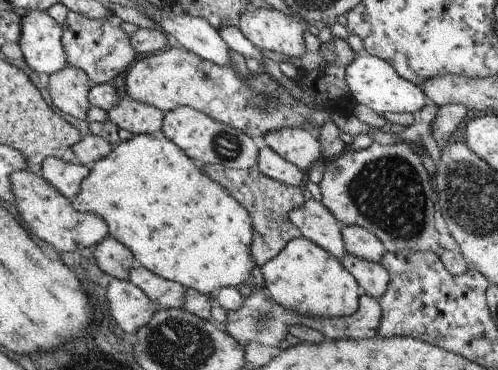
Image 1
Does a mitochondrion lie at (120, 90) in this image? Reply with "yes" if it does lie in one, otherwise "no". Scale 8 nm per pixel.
no

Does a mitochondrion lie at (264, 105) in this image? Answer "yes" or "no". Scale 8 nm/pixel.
yes

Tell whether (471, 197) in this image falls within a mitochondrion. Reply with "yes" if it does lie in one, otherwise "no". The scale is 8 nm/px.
yes

